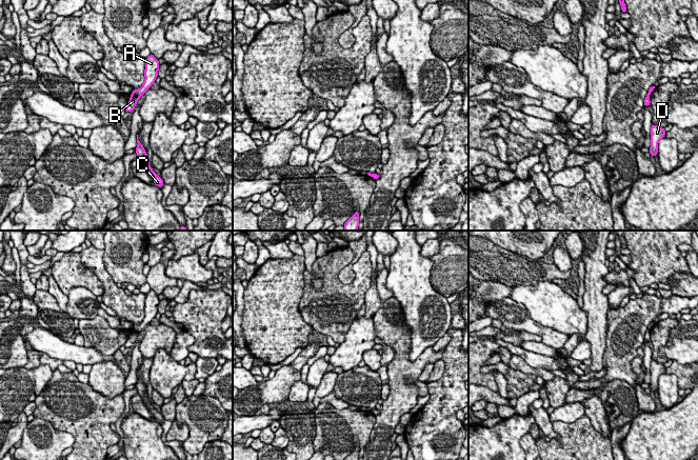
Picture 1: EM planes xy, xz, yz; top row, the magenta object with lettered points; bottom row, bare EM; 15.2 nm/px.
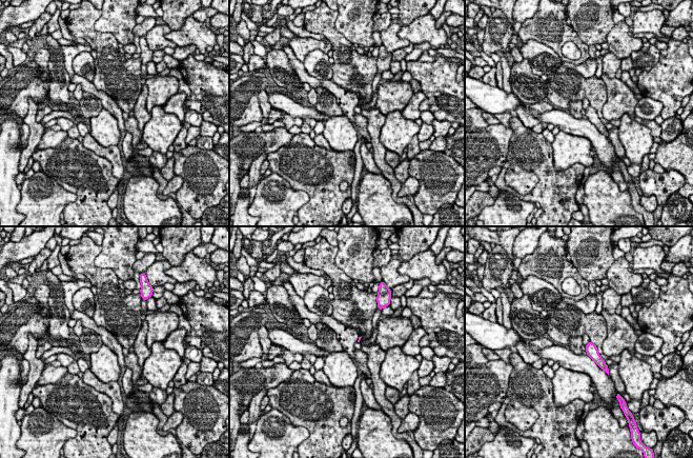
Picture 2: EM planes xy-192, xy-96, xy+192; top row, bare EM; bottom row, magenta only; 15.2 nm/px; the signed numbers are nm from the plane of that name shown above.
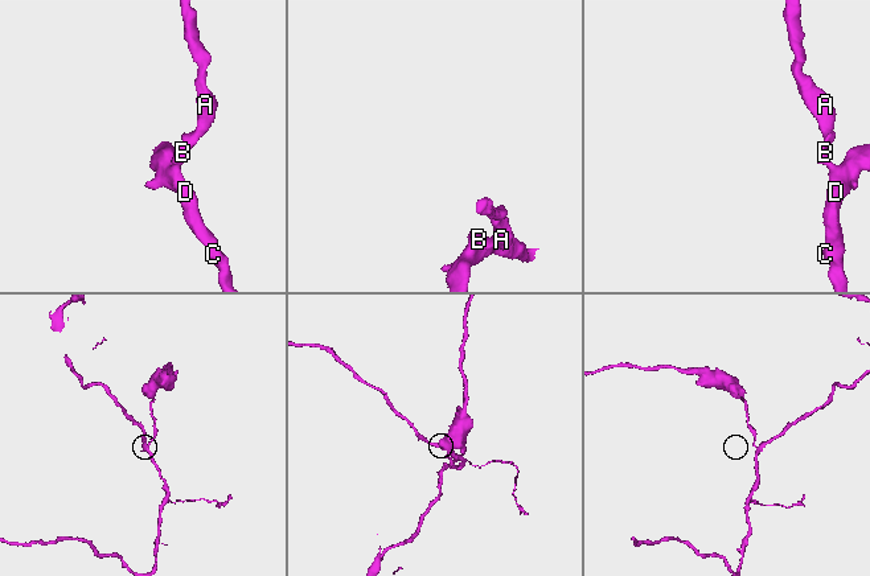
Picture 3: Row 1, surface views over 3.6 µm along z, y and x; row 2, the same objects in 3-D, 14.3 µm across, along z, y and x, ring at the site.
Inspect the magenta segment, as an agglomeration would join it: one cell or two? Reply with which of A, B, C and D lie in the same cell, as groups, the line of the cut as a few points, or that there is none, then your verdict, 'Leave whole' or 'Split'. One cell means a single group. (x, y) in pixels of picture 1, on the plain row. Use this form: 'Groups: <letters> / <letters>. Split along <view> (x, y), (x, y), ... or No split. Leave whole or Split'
Groups: A / B C D. Split along xy (133, 327), (139, 333). Split

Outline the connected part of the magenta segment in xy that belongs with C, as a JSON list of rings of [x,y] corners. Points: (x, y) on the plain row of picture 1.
[[[137,371],[137,383],[136,389],[137,394],[141,397],[144,405],[151,411],[151,413],[154,415],[154,421],[157,421],[158,423],[162,423],[164,421],[164,418],[161,413],[159,413],[151,403],[148,395],[147,395],[147,389],[146,386],[144,385],[142,379],[138,376],[138,371]]]

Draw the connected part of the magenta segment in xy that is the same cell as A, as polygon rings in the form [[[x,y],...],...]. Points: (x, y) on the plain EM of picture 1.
[[[151,289],[145,297],[145,305],[144,305],[145,316],[140,324],[133,325],[133,328],[135,331],[141,333],[152,322],[156,314],[158,313],[159,302],[160,302],[159,296],[156,295],[153,289]]]

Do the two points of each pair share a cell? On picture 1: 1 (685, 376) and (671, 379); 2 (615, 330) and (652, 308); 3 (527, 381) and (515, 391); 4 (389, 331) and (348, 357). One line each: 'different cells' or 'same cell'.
1: different cells
2: same cell
3: same cell
4: different cells

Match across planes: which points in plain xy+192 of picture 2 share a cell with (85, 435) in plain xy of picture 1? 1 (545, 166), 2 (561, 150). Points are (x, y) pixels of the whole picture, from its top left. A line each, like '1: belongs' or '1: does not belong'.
1: belongs
2: does not belong

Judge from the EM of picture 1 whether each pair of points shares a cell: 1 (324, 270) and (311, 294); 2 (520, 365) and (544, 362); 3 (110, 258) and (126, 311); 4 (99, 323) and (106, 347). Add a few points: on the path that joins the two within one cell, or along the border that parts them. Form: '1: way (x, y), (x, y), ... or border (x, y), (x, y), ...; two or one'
1: way (326, 278), (326, 286), (319, 294); one
2: border (513, 354), (532, 366), (550, 371); two
3: border (102, 261), (106, 272), (116, 283); two
4: way (99, 330), (99, 334), (106, 341); one

